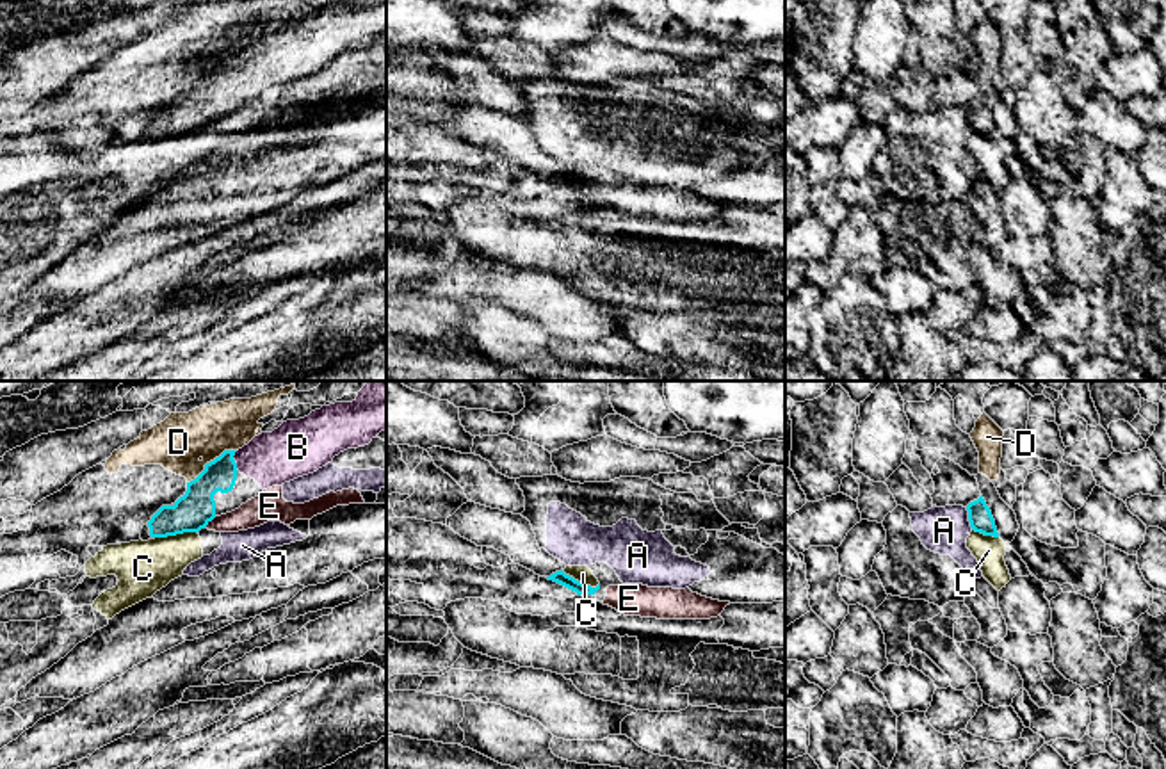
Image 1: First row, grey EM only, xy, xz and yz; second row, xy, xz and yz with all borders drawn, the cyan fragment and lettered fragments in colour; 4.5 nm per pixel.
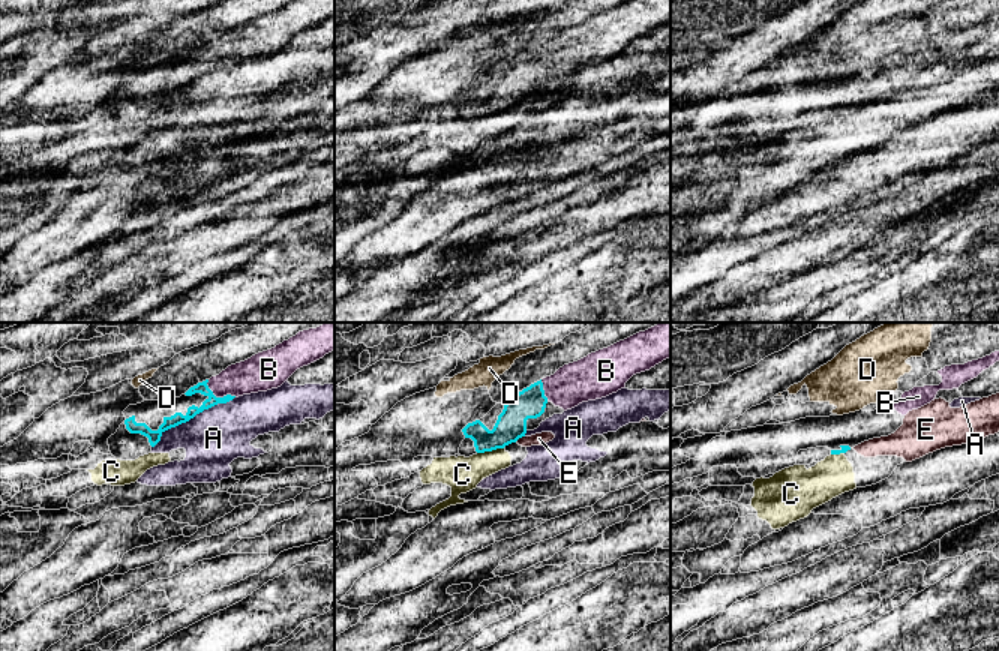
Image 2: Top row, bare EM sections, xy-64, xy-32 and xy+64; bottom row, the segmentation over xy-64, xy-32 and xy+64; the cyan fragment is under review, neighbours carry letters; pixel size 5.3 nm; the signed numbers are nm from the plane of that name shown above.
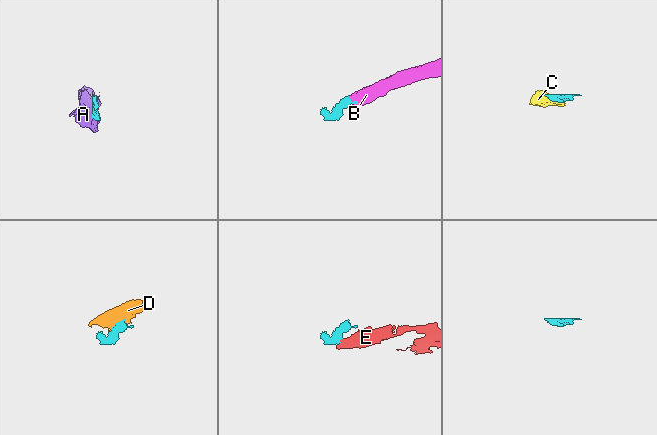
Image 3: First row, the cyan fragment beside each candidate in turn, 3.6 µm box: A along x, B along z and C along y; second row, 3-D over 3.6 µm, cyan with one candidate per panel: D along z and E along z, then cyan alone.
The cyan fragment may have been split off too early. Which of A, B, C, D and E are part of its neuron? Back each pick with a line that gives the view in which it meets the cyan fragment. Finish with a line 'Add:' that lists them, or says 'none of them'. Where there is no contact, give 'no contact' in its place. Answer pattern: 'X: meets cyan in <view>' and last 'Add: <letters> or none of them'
B: meets cyan in xy
Add: B

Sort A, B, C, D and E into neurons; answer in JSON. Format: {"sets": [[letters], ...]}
{"sets": [["A"], ["B"], ["C", "E"], ["D"]]}

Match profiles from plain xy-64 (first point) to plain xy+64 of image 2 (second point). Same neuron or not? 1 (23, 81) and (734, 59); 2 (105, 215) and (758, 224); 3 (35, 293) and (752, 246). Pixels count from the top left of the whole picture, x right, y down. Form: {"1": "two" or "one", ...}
{"1": "one", "2": "one", "3": "two"}

